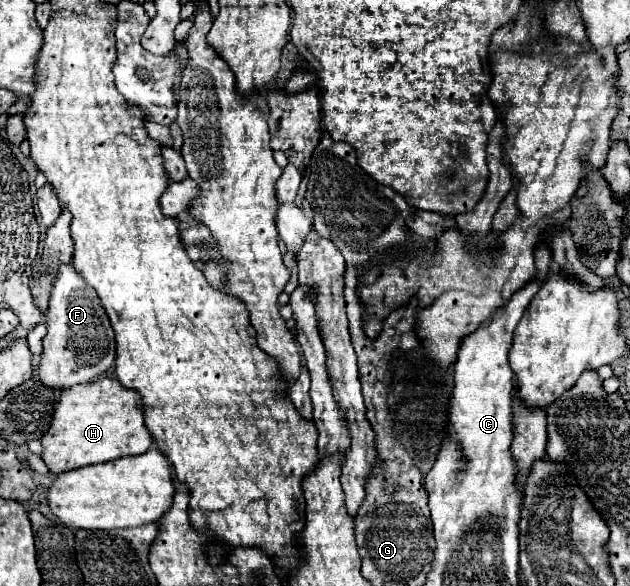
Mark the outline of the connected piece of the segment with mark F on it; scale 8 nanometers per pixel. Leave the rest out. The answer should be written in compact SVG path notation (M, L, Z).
M70 264L58 270L58 280L46 312L48 332L42 338L42 354L38 364L40 382L54 390L66 390L76 384L92 382L102 376L116 360L116 340L110 320L100 304L94 288L84 284Z

